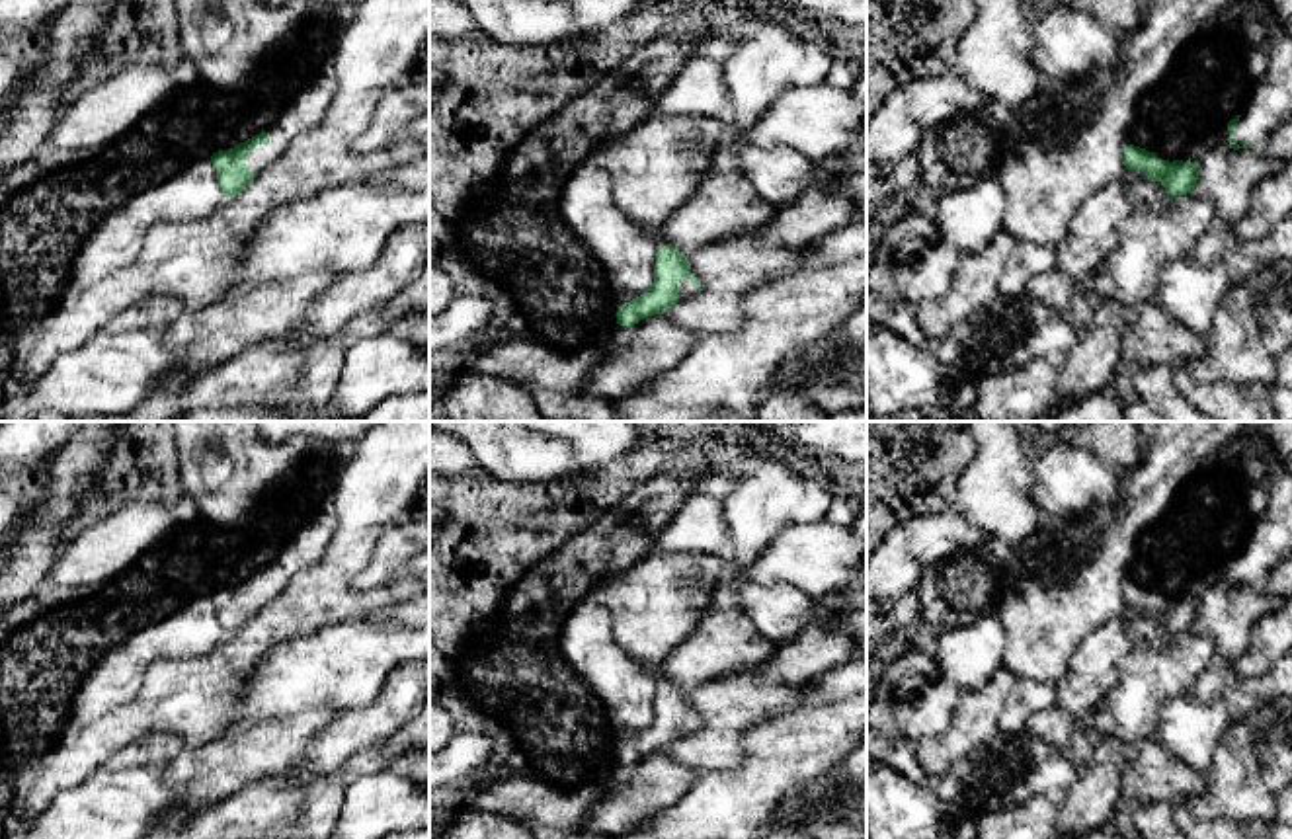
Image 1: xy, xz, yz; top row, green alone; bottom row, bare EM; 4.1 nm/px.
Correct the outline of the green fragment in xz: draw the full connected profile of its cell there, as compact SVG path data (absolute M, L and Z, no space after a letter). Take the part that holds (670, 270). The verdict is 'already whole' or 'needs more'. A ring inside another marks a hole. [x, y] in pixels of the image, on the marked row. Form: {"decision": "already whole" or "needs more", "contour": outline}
{"decision": "needs more", "contour": "M658 244L654 285L619 306L617 324L634 326L648 316L664 314L679 300L693 297L699 289L701 283L691 273L685 254L669 244Z"}

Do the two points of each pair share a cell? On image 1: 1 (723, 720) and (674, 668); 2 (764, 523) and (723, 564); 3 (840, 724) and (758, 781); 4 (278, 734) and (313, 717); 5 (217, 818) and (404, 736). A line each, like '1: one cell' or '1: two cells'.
1: two cells
2: two cells
3: one cell
4: one cell
5: one cell

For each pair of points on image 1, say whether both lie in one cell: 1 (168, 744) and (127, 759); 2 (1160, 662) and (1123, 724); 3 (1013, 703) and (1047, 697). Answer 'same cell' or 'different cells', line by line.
1: same cell
2: same cell
3: same cell

